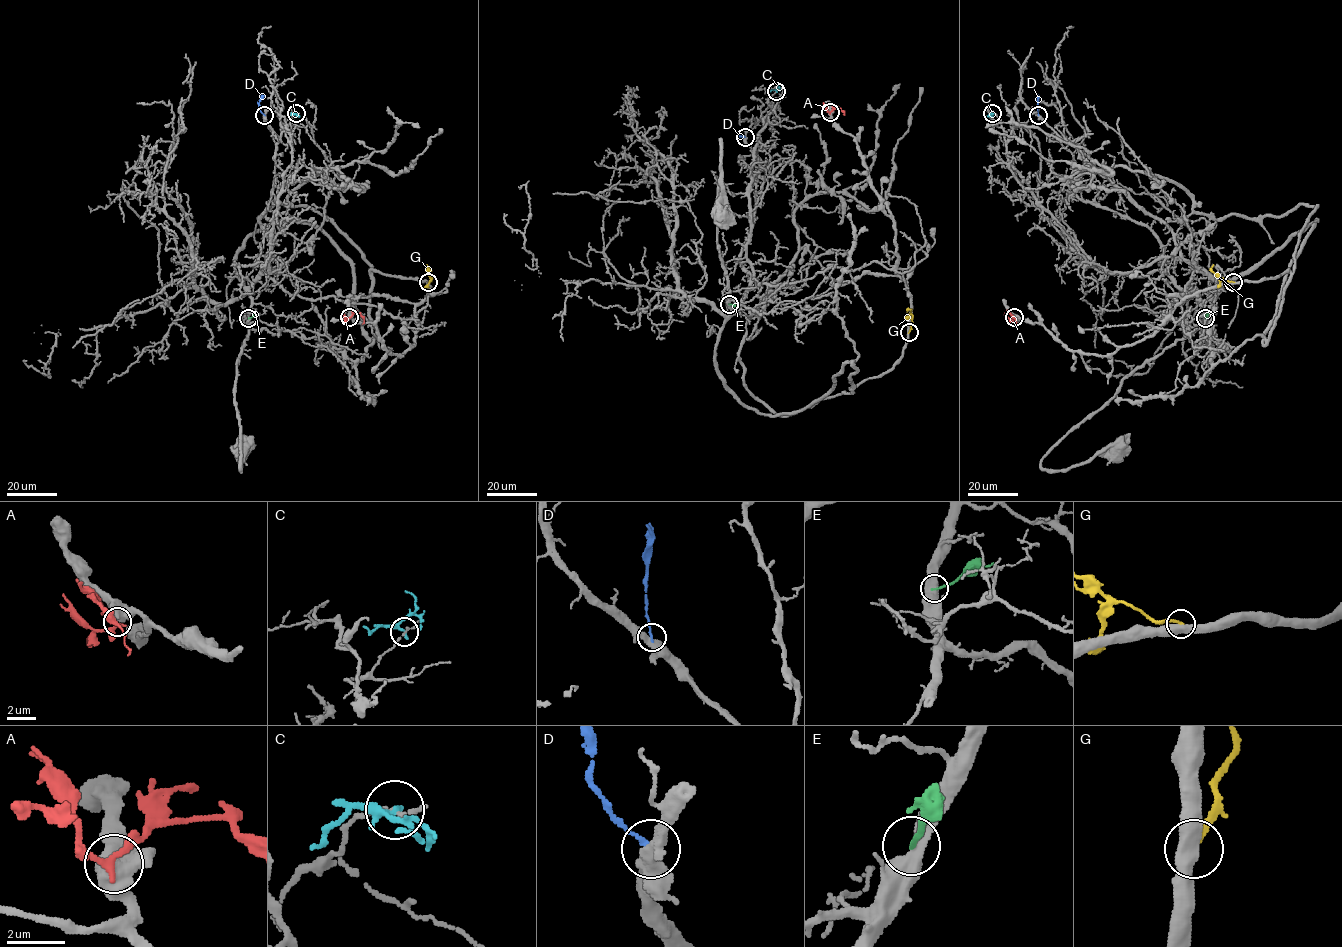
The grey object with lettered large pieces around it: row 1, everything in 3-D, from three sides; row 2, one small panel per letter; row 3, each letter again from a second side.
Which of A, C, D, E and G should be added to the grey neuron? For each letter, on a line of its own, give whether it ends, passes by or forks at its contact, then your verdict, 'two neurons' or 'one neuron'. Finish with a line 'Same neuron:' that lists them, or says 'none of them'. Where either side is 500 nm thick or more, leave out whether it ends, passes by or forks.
A: two neurons
C: it passes by; two neurons
D: it ends; one neuron
E: two neurons
G: two neurons
Same neuron: D

